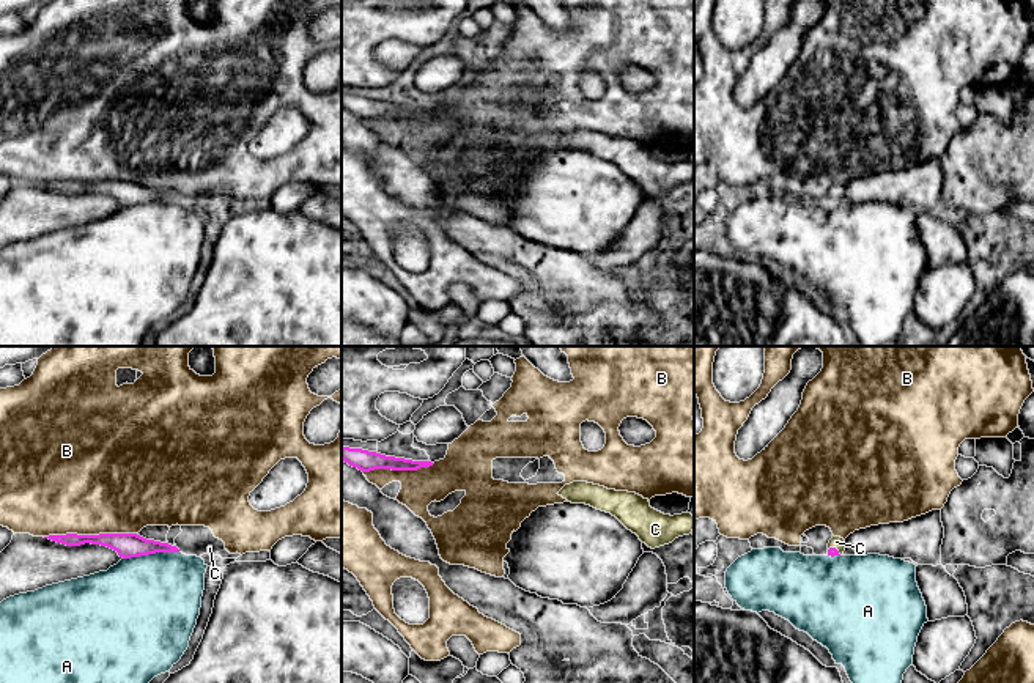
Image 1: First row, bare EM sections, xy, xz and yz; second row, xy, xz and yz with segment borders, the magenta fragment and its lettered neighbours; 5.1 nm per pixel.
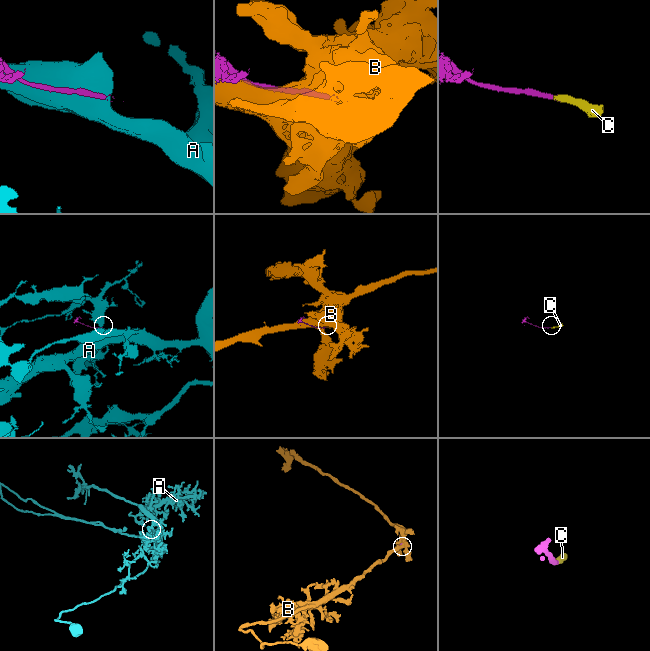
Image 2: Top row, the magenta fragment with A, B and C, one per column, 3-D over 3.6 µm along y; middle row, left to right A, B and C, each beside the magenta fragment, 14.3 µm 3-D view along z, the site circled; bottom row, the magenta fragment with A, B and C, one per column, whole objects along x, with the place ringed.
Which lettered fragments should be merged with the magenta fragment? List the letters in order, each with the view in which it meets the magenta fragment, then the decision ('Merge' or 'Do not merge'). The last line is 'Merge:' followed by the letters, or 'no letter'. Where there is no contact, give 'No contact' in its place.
A: Touches magenta in xy. Do not merge
B: Touches magenta in xy. Do not merge
C: Touches magenta in yz. Merge
Merge: C

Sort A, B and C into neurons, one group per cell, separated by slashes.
A / B / C

